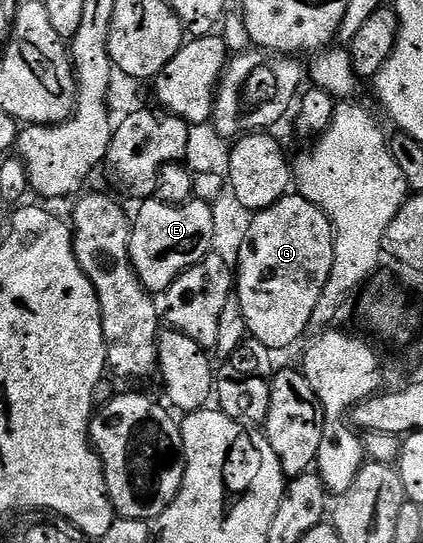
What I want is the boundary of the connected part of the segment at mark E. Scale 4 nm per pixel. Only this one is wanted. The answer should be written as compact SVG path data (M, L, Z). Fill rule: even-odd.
M199 196L180 206L165 204L157 197L138 203L139 211L133 214L129 256L141 284L153 296L167 293L173 280L181 276L190 266L196 266L211 253L213 244L213 212L211 202L202 202Z

